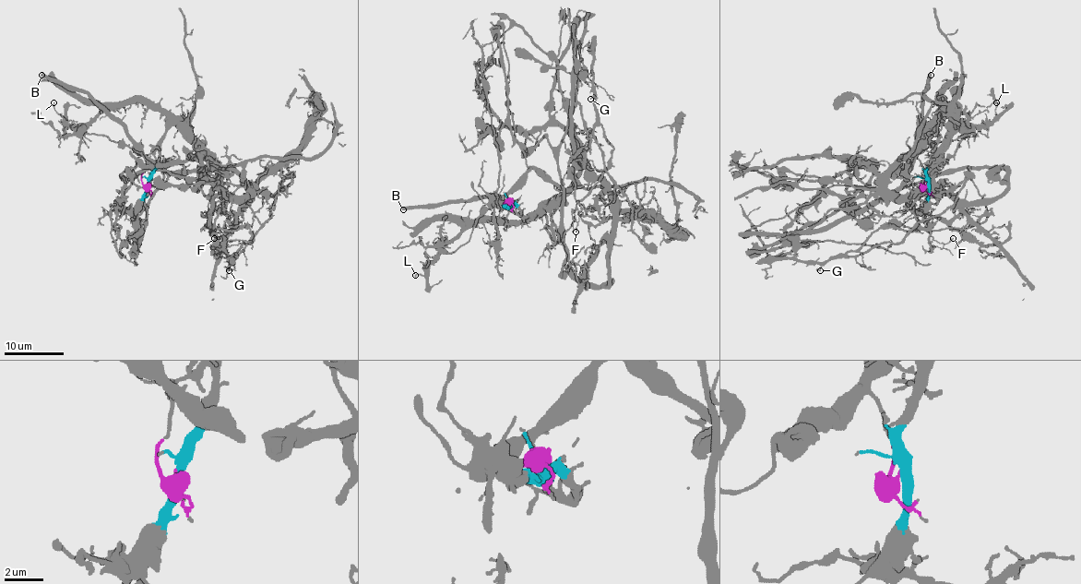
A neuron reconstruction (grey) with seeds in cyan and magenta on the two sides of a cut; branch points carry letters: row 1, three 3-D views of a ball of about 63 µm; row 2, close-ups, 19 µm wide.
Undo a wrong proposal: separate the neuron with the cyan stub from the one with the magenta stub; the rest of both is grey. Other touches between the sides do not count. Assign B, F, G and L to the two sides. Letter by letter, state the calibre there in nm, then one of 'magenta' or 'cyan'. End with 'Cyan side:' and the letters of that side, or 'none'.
B: 440 nm thick; magenta
F: 150 nm thick; magenta
G: 160 nm thick; magenta
L: 140 nm thick; cyan
Cyan side: L

